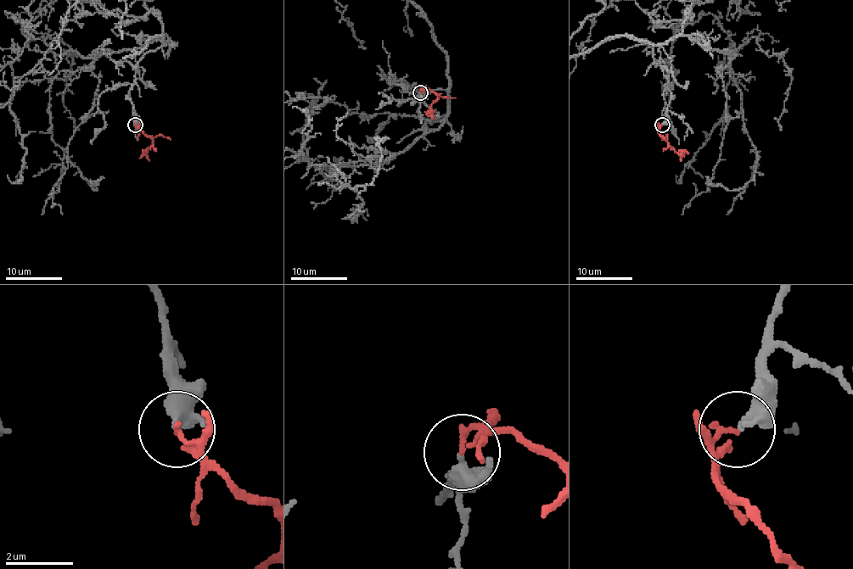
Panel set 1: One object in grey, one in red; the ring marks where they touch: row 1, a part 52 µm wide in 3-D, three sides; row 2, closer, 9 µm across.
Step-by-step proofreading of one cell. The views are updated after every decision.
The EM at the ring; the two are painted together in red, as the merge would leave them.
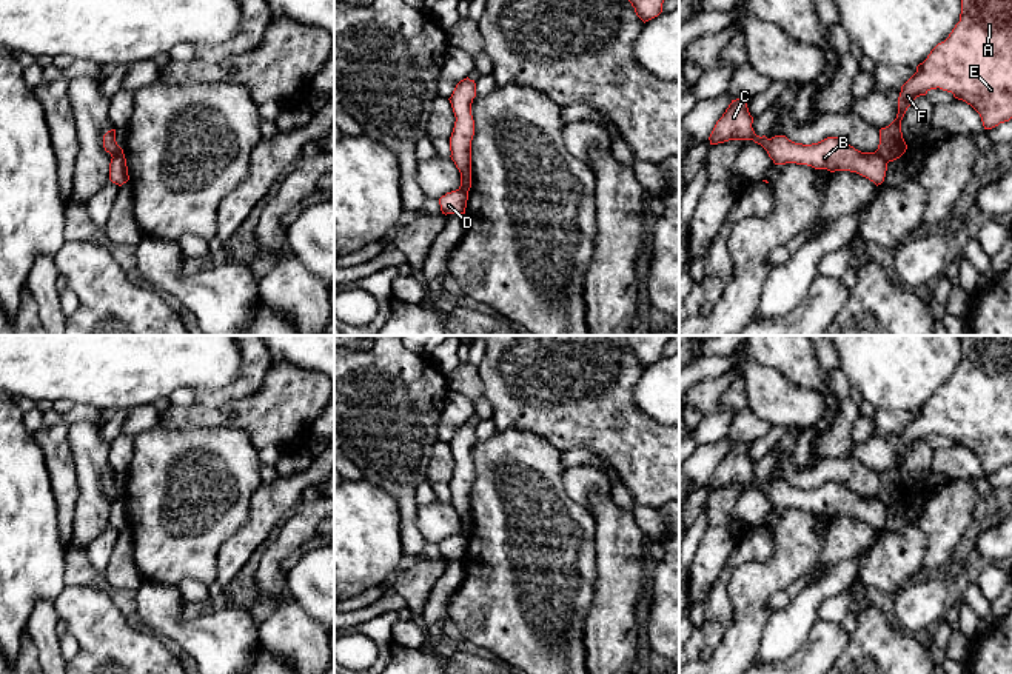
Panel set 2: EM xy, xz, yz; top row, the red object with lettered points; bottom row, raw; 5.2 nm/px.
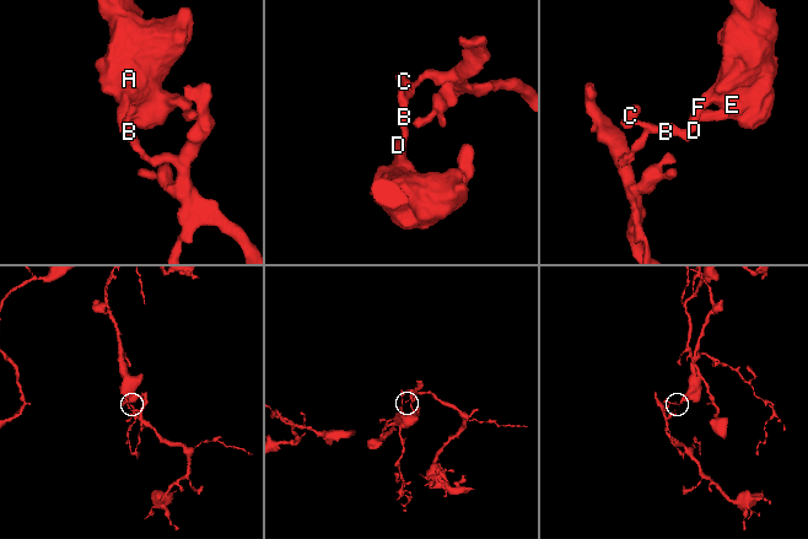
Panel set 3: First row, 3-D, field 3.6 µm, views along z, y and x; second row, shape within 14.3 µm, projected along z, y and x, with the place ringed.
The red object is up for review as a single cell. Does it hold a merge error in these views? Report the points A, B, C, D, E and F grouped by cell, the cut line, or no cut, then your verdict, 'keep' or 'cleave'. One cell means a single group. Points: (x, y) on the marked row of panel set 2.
A D E F / B C | yz (875, 151), (888, 162) | cleave

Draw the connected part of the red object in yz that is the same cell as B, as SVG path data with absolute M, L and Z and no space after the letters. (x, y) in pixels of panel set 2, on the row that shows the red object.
M747 98L732 100L709 137L710 145L753 140L767 151L775 165L796 163L830 172L850 171L869 179L876 186L884 182L887 162L876 151L861 152L839 137L827 137L812 145L795 143L786 135L759 137L752 123Z

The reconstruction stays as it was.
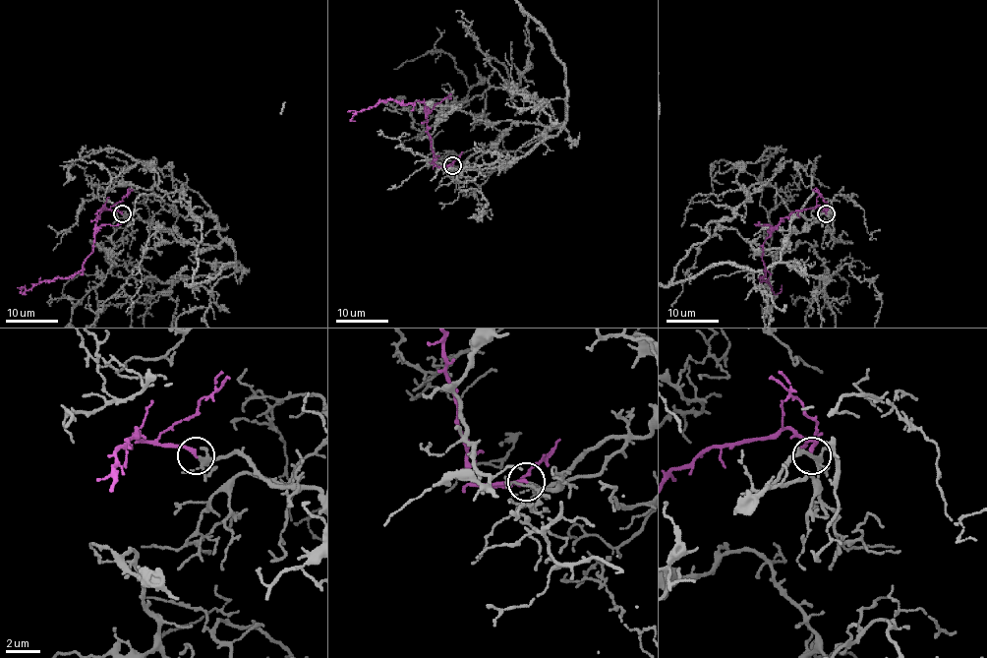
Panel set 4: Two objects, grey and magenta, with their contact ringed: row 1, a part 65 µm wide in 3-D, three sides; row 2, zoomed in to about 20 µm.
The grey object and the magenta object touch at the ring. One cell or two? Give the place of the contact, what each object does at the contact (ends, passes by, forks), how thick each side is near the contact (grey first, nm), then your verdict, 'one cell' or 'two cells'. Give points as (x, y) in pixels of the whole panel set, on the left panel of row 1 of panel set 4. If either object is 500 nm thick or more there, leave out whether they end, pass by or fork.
(122, 213) | grey forks | magenta ends | 200/220 nm | one cell

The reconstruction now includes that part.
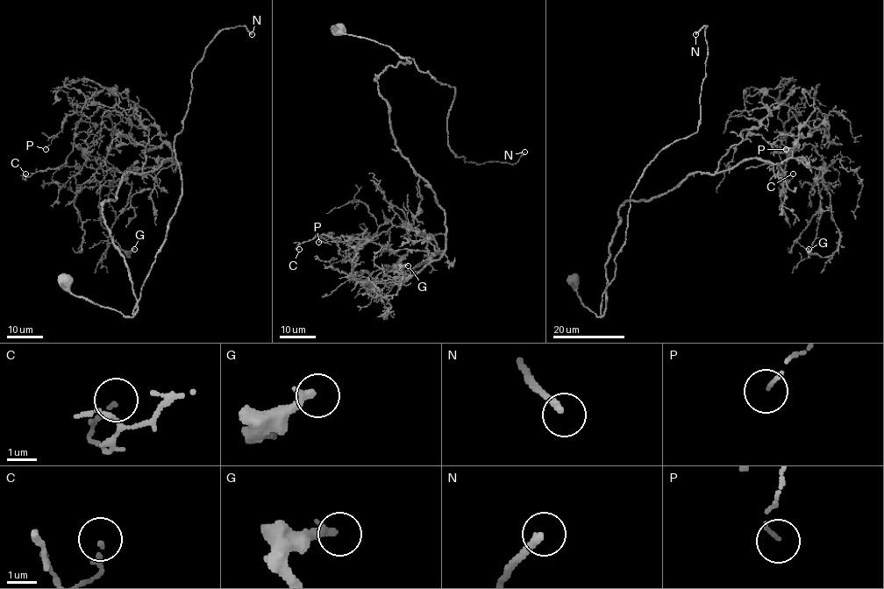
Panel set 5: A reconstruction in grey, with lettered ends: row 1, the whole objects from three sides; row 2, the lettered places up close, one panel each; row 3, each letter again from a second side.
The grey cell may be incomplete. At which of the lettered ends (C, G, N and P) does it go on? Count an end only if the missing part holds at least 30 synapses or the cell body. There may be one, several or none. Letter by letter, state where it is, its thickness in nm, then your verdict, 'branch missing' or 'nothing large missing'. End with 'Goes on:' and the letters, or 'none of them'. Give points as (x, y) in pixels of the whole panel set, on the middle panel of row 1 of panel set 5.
C: at (299, 249); 110 nm thick; nothing large missing
G: at (408, 266); 280 nm thick; nothing large missing
N: at (524, 152); 240 nm thick; branch missing
P: at (318, 242); 100 nm thick; nothing large missing
Goes on: N

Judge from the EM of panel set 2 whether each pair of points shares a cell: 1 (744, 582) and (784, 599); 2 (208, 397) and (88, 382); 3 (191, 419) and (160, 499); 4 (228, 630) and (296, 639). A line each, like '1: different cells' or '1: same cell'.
1: different cells
2: different cells
3: different cells
4: different cells

